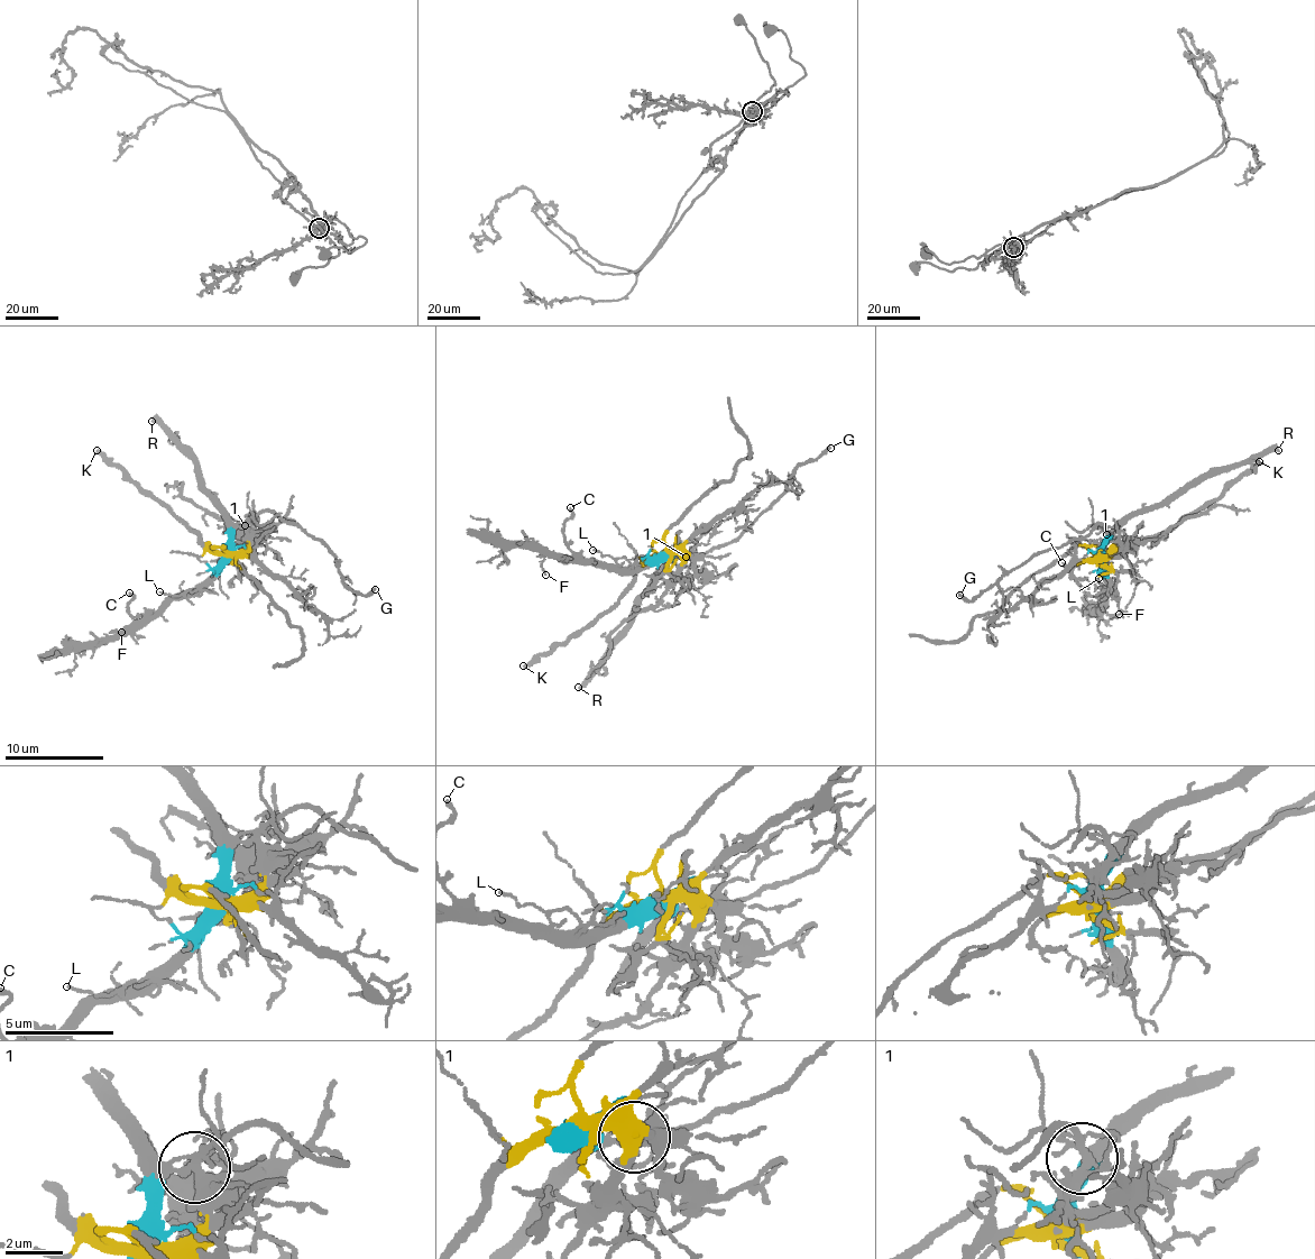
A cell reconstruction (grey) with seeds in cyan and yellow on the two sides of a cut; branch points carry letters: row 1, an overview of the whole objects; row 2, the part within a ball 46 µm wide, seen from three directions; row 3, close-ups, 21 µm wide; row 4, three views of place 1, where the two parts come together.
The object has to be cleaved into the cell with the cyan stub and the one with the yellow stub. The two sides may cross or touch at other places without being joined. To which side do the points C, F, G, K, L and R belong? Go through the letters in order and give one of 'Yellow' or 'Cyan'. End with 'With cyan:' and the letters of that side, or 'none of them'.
C: Cyan
F: Cyan
G: Cyan
K: Yellow
L: Cyan
R: Cyan
With cyan: C, F, G, L, R

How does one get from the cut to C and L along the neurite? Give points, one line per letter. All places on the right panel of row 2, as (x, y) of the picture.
C: (1101, 558), (1112, 589), (1102, 597), (1087, 595), (1061, 561)
L: (1101, 558), (1111, 589), (1100, 587), (1099, 579)

